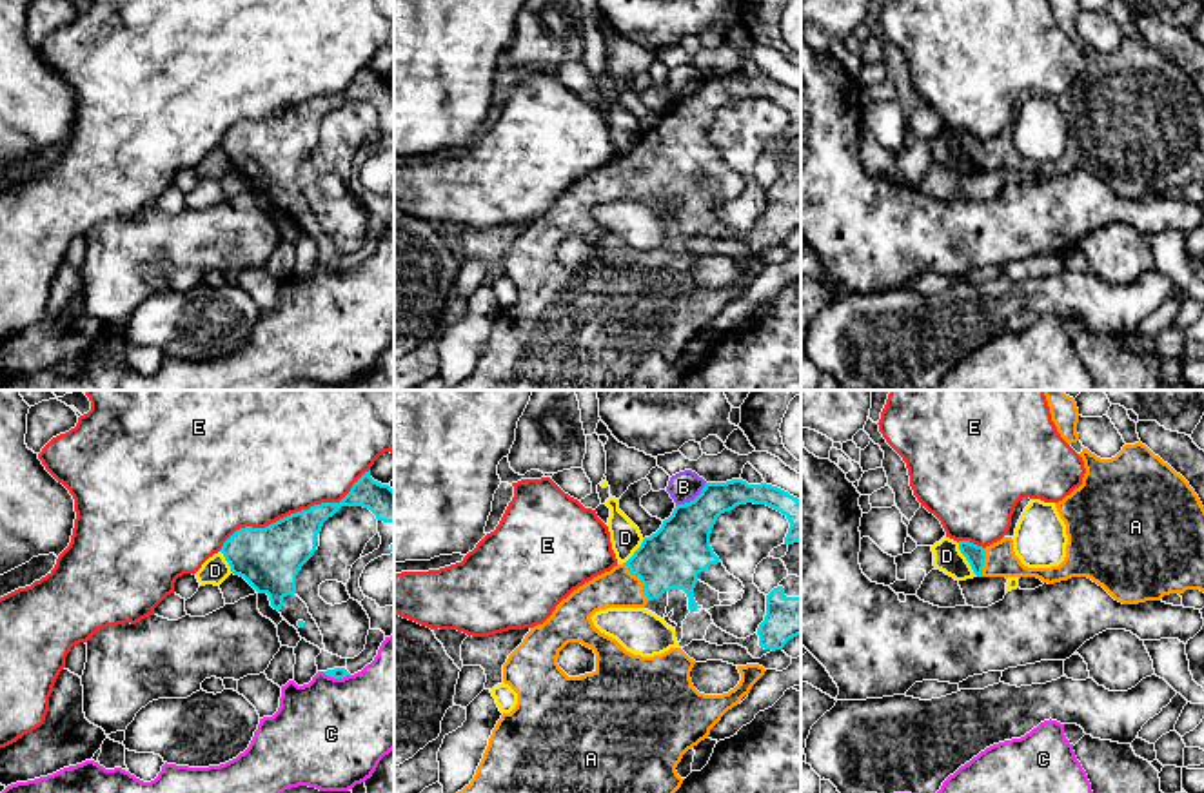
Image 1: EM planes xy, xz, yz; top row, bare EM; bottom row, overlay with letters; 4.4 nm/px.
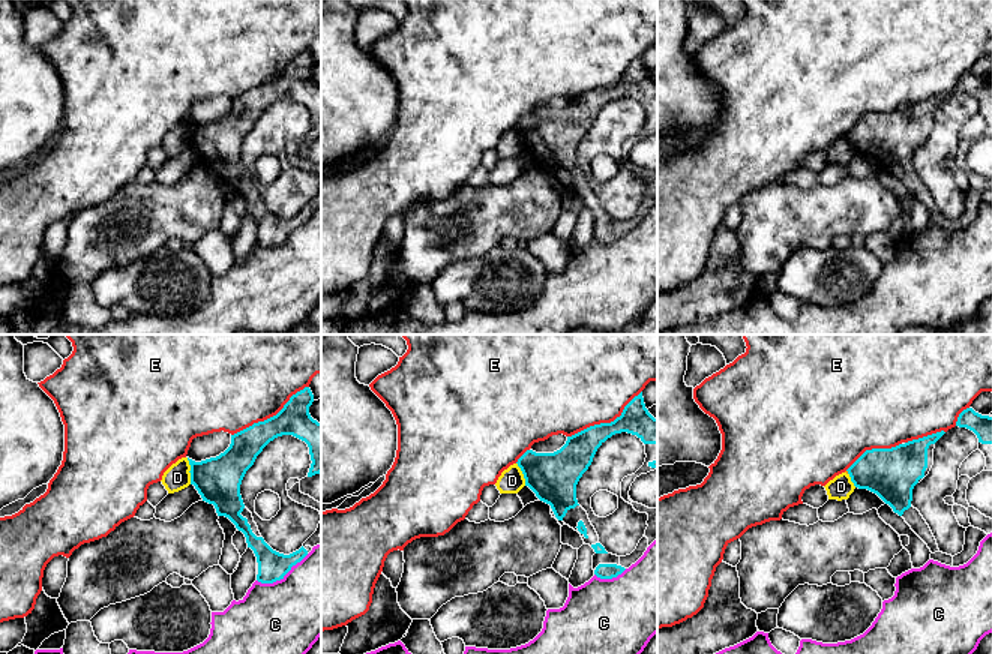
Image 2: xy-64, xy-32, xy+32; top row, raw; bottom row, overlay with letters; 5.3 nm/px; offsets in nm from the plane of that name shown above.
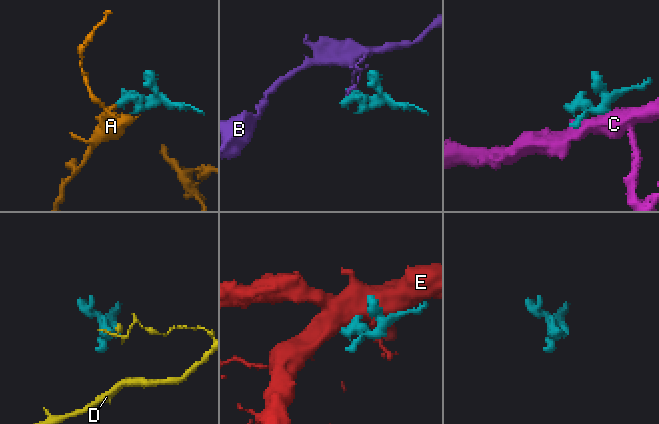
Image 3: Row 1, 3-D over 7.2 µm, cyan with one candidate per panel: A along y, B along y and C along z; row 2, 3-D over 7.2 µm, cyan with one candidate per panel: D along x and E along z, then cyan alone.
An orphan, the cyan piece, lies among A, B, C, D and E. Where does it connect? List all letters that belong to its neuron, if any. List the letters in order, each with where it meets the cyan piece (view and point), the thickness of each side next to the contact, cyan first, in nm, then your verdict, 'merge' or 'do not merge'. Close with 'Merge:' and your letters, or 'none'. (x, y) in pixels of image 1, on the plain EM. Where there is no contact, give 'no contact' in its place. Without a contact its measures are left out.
A: xz (641, 175) | 280/180 nm | merge
B: xz (694, 93) | 260/140 nm | do not merge
C: xy (336, 271) | 50/500 nm | do not merge
D: yz (967, 153) | 90/130 nm | do not merge
E: xy (293, 107) | 280/500 nm | do not merge
Merge: A

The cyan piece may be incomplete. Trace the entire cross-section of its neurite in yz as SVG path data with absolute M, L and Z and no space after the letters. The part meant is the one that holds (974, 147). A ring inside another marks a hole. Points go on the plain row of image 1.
M1140 34L1124 38L1111 53L1100 53L1088 42L1079 49L1086 62L1082 78L1055 96L1068 129L1064 154L1051 162L1028 162L1015 149L1012 131L986 142L959 134L973 167L1037 171L1048 178L1088 171L1122 198L1160 194L1186 183L1204 185L1204 100L1189 76Z

